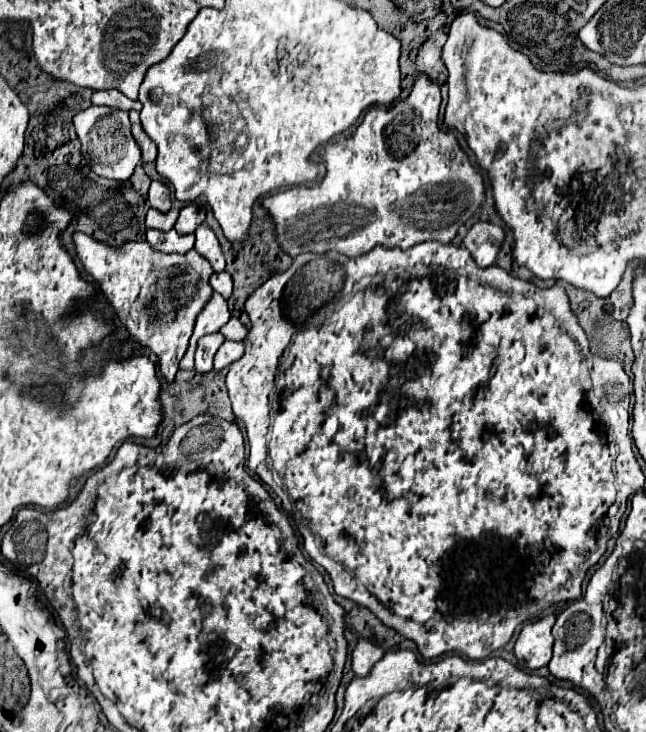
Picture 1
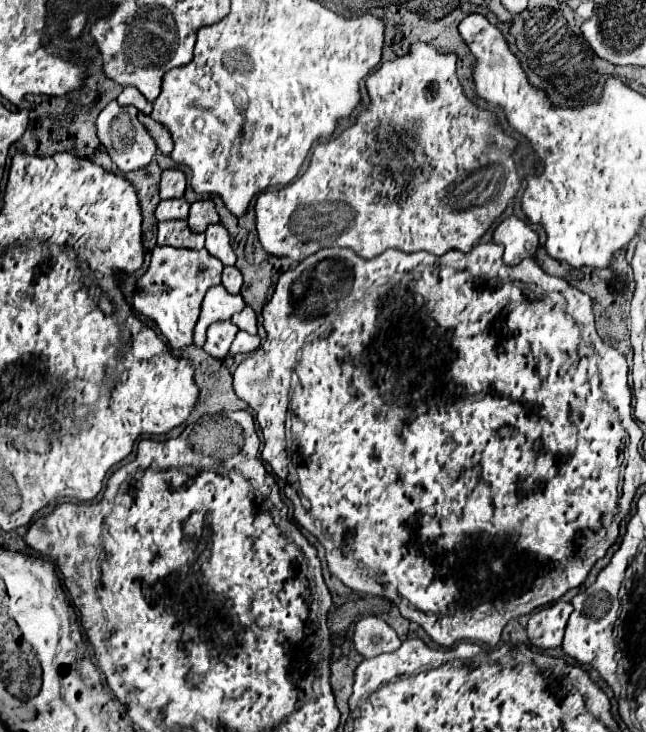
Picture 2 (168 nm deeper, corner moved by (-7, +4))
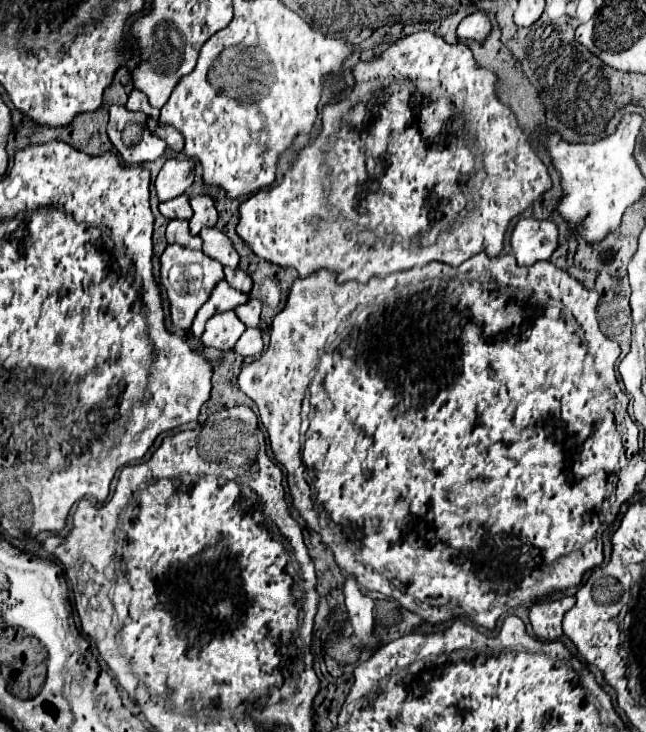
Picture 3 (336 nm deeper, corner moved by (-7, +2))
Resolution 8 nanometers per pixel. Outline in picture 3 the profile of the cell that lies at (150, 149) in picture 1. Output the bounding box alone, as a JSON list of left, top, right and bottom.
[147,119,183,151]

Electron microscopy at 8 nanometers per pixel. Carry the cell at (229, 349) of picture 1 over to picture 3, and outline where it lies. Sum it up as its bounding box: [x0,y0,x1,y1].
[233,329,263,355]

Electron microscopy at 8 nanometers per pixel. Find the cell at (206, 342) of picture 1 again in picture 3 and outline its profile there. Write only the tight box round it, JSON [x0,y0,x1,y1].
[201,311,245,351]

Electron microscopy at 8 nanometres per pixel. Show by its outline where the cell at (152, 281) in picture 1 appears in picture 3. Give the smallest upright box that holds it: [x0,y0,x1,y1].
[159,245,223,329]

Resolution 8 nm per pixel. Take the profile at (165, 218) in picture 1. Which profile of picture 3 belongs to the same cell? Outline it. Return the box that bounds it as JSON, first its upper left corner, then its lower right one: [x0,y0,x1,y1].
[159,195,193,219]

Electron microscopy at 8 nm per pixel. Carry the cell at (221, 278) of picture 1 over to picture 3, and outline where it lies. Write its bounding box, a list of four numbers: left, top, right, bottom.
[225,267,251,293]

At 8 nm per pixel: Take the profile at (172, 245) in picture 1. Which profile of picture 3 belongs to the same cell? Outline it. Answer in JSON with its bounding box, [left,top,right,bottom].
[167,219,203,249]

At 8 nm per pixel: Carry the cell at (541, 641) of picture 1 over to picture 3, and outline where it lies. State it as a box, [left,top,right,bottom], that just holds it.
[529,597,575,641]

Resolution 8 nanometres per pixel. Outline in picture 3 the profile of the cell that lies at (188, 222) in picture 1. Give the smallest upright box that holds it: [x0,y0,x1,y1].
[191,195,217,235]

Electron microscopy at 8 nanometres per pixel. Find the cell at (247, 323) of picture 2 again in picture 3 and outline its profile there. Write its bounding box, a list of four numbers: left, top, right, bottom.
[235,299,261,327]

